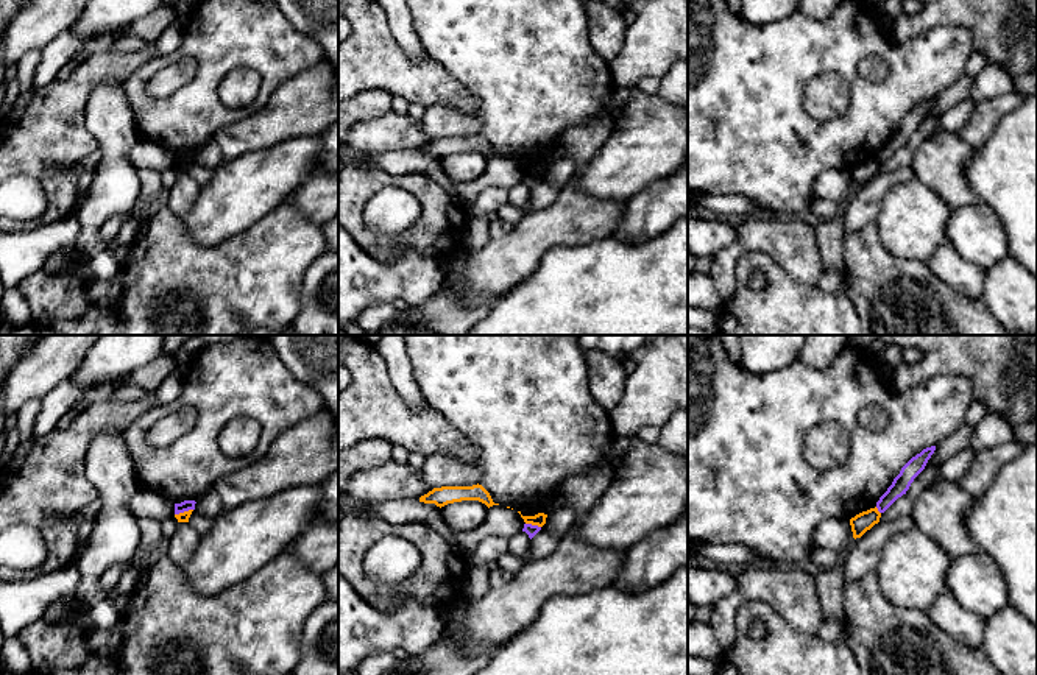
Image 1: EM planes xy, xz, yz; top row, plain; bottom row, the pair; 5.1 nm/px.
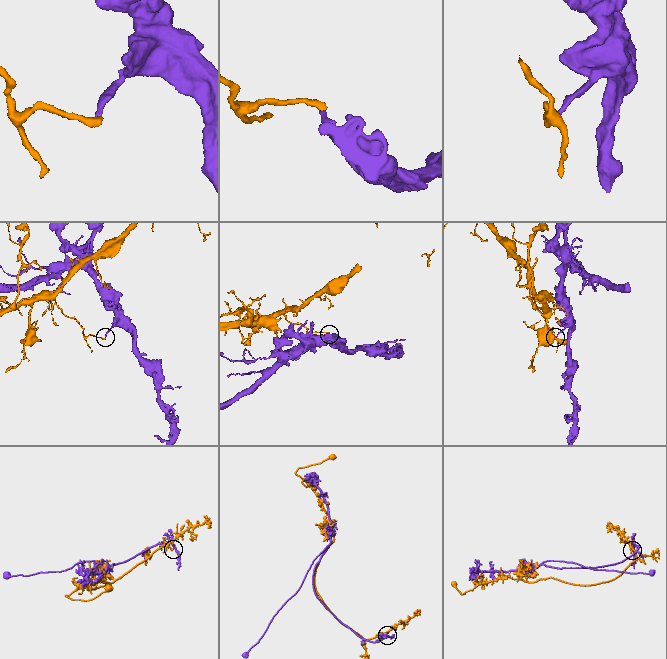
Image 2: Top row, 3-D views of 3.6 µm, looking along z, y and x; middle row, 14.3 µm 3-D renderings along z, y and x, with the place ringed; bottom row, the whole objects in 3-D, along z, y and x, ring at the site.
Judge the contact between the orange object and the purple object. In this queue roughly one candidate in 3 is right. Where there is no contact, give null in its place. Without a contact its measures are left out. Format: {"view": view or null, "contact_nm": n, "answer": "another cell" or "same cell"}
{"view": "xz", "contact_nm": 80, "answer": "another cell"}

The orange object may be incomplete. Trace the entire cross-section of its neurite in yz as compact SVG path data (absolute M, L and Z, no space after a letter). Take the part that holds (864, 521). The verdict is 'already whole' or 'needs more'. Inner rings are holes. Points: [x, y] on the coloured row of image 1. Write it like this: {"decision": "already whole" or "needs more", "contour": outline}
{"decision": "already whole", "contour": "M870 508L862 511L850 519L853 538L861 538L867 530L870 530L875 524L880 522L881 513L878 508Z"}

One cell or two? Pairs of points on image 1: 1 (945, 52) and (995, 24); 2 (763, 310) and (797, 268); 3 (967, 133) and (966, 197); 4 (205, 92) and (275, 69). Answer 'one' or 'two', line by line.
1: two
2: two
3: two
4: one

